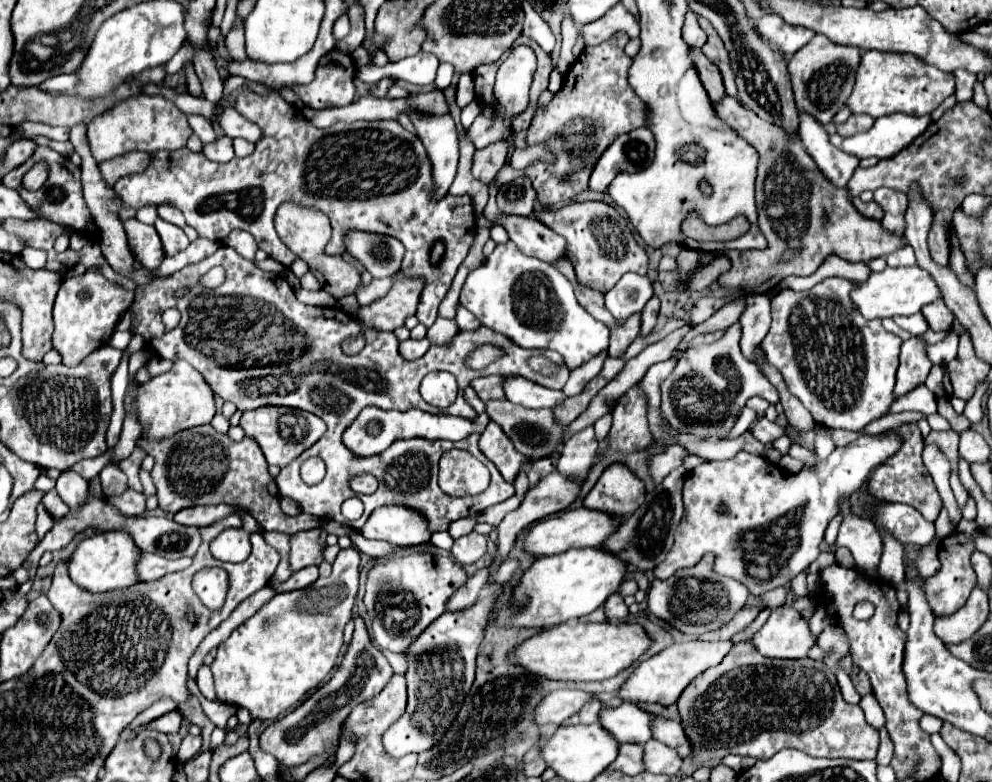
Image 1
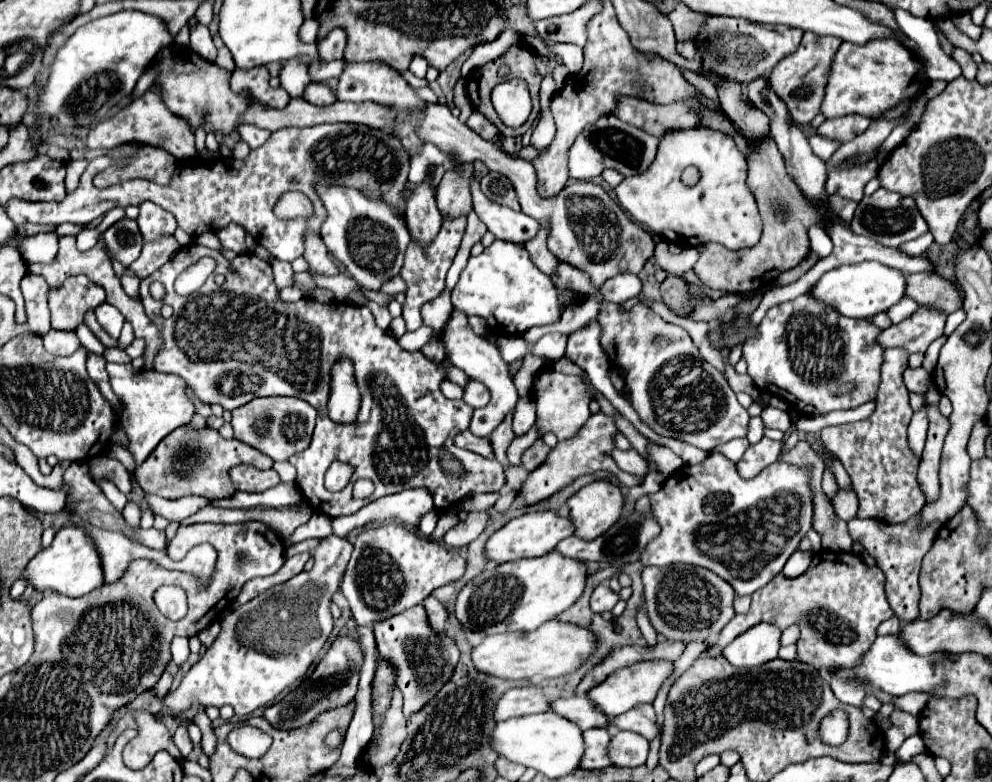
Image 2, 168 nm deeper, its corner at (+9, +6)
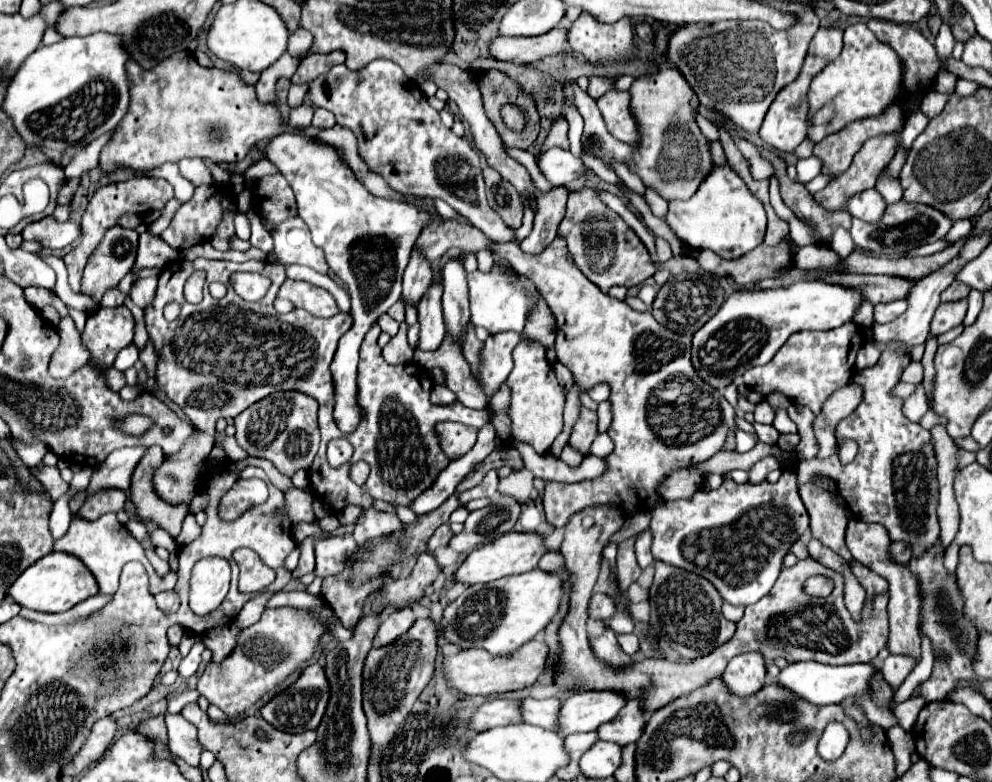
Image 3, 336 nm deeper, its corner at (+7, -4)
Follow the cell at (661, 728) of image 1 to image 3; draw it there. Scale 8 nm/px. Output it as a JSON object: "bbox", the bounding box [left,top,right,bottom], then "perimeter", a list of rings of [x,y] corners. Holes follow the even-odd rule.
{"bbox":[598,697,646,745],"perimeter":[[[638,697],[638,699],[632,699],[618,713],[616,719],[598,727],[598,735],[602,741],[614,741],[618,745],[628,745],[628,743],[636,743],[642,737],[644,725],[646,725],[644,697]]]}

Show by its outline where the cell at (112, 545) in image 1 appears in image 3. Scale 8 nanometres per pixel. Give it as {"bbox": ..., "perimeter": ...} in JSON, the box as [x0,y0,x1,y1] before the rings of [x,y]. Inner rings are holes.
{"bbox":[8,551,98,613],"perimeter":[[[52,551],[50,555],[38,559],[38,563],[28,567],[8,589],[8,597],[12,597],[18,605],[46,613],[68,611],[74,605],[86,601],[88,597],[94,597],[96,593],[98,593],[98,585],[90,569],[76,555],[60,553],[60,551]]]}

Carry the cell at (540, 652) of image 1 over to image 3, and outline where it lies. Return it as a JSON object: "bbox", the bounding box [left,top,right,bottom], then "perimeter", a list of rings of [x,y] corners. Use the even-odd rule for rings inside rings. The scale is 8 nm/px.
{"bbox":[444,639,550,695],"perimeter":[[[534,639],[522,645],[518,651],[512,651],[510,655],[502,655],[502,657],[494,657],[482,649],[466,649],[460,651],[458,655],[444,657],[444,669],[446,669],[448,685],[456,691],[462,691],[466,695],[502,695],[508,691],[534,685],[538,677],[546,671],[548,657],[550,657],[548,645],[544,641]]]}

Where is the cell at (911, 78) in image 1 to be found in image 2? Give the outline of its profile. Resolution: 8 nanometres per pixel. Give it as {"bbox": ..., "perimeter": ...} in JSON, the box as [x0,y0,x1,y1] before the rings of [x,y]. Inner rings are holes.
{"bbox":[822,39,926,119],"perimeter":[[[872,39],[866,45],[842,43],[832,59],[828,73],[826,97],[822,101],[822,115],[826,119],[842,117],[850,113],[860,113],[870,119],[878,119],[892,105],[904,101],[904,97],[918,95],[918,75],[920,91],[926,87],[926,79],[918,69],[920,63],[912,51],[896,39]]]}

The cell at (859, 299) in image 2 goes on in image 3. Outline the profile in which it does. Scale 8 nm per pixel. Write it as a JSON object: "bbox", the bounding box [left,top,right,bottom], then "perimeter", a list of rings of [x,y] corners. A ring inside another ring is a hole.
{"bbox":[692,281,866,389],"perimeter":[[[824,281],[794,283],[790,287],[780,287],[780,289],[770,289],[770,291],[752,291],[752,289],[736,291],[734,295],[730,295],[724,301],[718,315],[714,315],[714,319],[710,319],[702,329],[698,329],[694,333],[692,363],[698,371],[698,375],[706,383],[710,383],[714,389],[724,389],[732,381],[740,381],[742,373],[748,367],[768,363],[792,333],[804,331],[804,329],[814,329],[814,331],[834,329],[834,327],[840,327],[840,325],[852,321],[864,299],[866,297],[862,295],[862,291],[858,291],[858,287],[842,287],[838,283],[824,283]]]}

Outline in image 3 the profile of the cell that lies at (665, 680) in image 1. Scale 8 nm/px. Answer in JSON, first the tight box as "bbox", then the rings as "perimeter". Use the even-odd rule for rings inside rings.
{"bbox":[558,691,628,737],"perimeter":[[[582,691],[562,703],[558,735],[568,737],[578,731],[596,731],[602,723],[614,719],[628,703],[618,691]]]}

